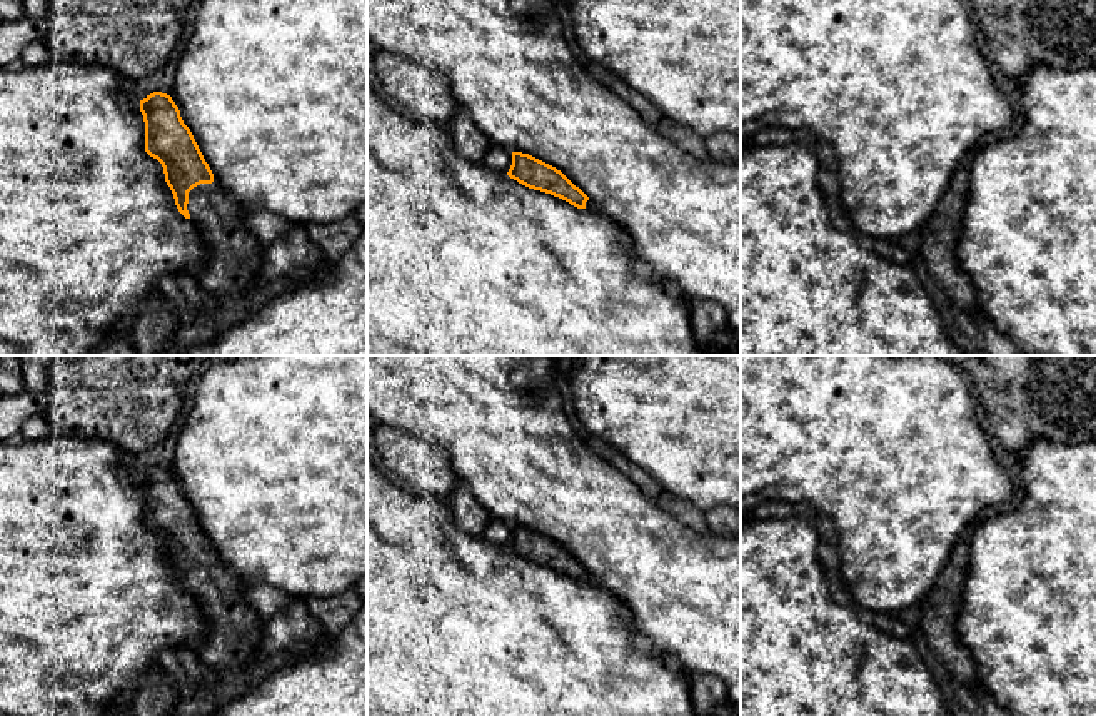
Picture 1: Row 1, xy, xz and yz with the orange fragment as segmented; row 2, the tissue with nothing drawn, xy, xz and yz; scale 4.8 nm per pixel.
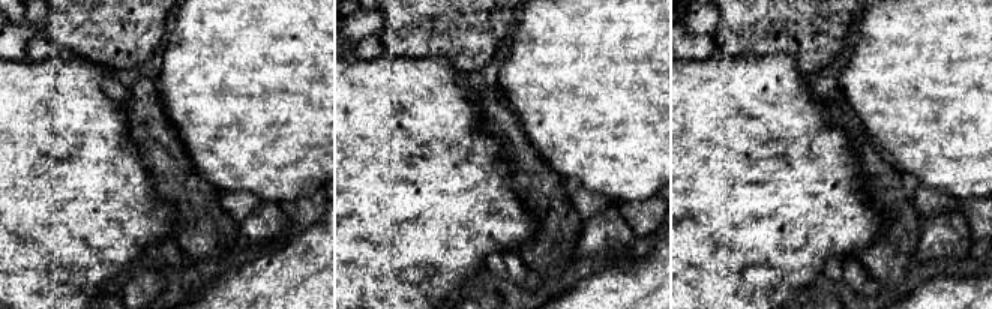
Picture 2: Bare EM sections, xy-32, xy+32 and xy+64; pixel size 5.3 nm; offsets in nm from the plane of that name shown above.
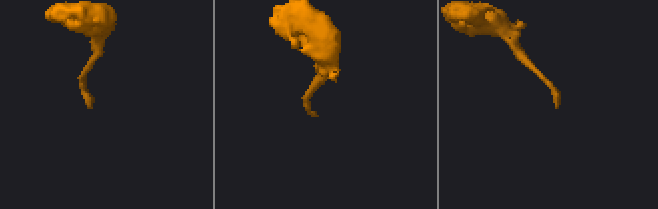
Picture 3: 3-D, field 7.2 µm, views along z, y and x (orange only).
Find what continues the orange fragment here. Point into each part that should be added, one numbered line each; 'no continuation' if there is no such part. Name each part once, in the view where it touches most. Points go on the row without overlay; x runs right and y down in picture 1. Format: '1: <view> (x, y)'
1: xy (234, 633)

